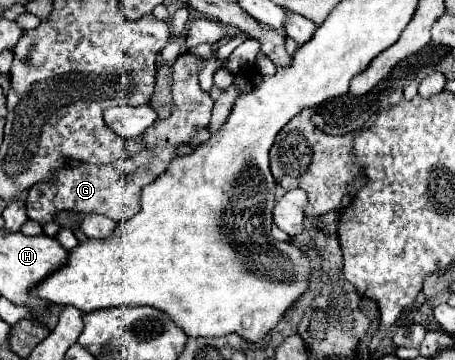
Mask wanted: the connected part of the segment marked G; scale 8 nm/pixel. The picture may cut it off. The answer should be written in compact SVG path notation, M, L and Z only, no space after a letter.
M189 52L181 54L171 68L171 116L165 120L155 120L141 136L145 140L145 148L135 156L125 160L117 160L111 164L89 164L75 162L59 170L59 186L57 184L37 184L29 190L27 196L27 216L37 220L39 224L53 220L57 210L75 210L75 212L97 212L105 214L111 220L125 222L127 218L139 212L139 196L141 188L151 184L167 164L177 156L175 148L179 144L187 144L197 128L207 128L213 108L213 98L199 86L197 72L203 60Z

